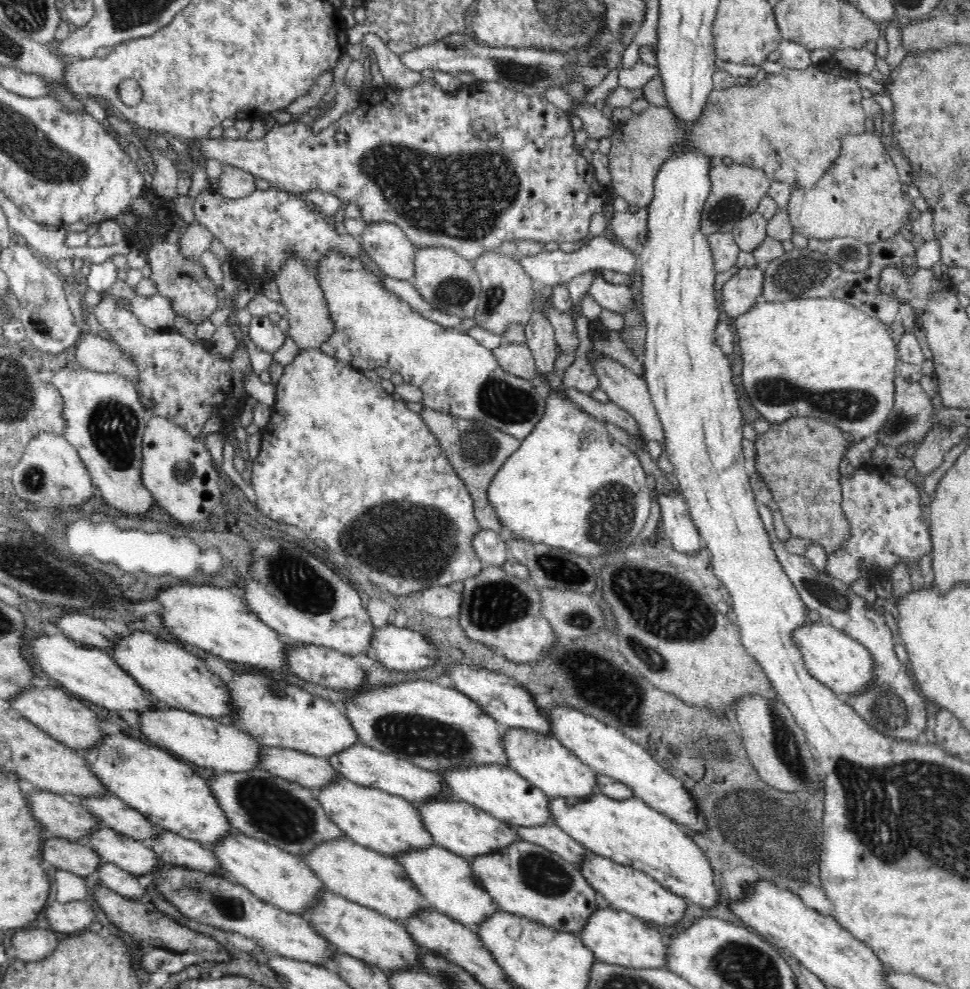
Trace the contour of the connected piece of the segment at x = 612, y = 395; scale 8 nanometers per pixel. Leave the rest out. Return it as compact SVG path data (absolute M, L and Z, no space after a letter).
M607 355L605 358L598 358L598 362L591 366L592 370L595 370L597 374L598 386L607 394L607 398L620 408L623 408L627 413L630 413L638 421L646 440L656 440L663 447L663 434L658 420L658 411L655 410L654 403L651 402L644 378L634 374L634 372Z

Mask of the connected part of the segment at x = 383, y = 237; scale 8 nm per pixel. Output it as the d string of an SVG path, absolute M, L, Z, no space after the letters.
M367 223L358 238L366 256L387 278L412 282L416 248L397 224Z

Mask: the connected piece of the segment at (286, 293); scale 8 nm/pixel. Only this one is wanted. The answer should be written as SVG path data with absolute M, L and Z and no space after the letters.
M288 256L286 262L280 266L275 279L281 296L281 303L287 308L287 318L290 323L287 336L291 338L302 351L318 349L319 344L332 334L332 325L327 316L326 302L323 298L322 290L319 290L318 283L314 280L304 261L299 256Z

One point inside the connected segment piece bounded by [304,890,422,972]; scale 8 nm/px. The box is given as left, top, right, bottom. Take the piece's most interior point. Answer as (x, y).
(358, 931)

